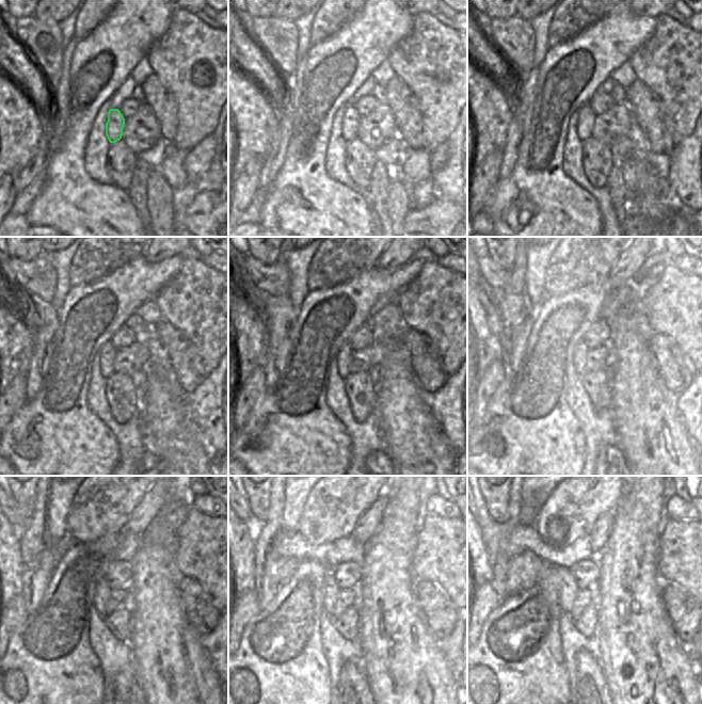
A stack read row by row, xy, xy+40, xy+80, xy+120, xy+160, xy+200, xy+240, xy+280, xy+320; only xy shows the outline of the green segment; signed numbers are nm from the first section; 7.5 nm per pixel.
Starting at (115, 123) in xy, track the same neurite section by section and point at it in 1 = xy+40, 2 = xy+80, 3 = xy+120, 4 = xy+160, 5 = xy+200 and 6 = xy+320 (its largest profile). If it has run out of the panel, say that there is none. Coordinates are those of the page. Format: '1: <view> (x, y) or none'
1: xy+40 (351, 117)
2: xy+80 (586, 120)
3: xy+120 (108, 352)
4: xy+160 (344, 356)
5: xy+200 (580, 352)
6: xy+320 (524, 570)

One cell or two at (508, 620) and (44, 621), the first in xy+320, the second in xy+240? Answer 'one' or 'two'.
one

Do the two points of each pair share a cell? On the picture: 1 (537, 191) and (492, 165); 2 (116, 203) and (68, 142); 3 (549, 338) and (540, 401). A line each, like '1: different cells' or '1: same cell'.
1: different cells
2: same cell
3: same cell

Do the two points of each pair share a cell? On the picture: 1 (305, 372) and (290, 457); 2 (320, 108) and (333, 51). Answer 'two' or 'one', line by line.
1: one
2: one

